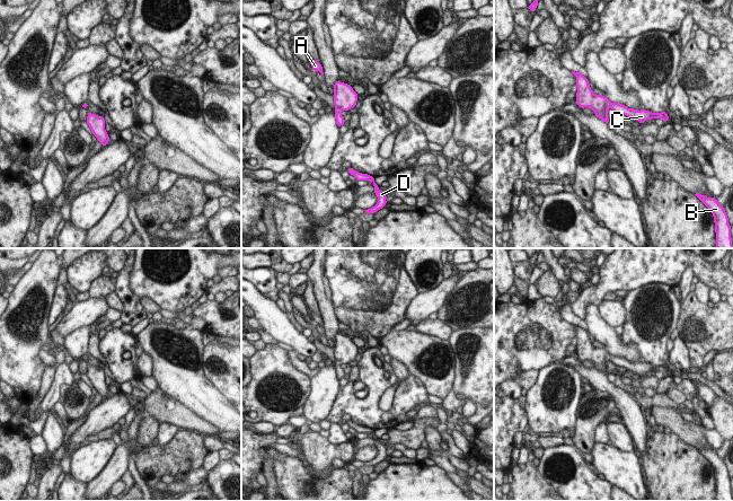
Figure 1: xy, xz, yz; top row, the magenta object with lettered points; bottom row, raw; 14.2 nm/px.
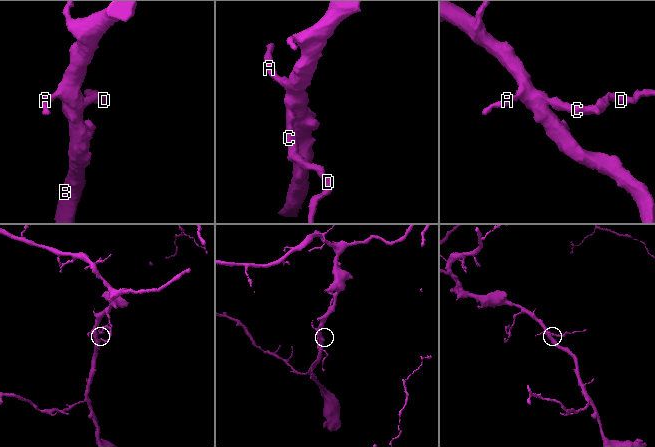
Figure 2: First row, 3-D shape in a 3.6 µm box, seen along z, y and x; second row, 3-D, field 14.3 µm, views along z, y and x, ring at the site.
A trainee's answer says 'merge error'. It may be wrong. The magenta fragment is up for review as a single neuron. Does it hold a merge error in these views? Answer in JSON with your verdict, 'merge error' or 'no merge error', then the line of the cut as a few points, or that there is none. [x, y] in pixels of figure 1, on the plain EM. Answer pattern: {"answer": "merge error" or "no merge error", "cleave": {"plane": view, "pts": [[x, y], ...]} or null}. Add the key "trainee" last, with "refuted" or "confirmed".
{"answer": "no merge error", "cleave": null, "trainee": "refuted"}

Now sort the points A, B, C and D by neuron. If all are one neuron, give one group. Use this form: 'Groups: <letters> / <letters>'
Groups: A B C D

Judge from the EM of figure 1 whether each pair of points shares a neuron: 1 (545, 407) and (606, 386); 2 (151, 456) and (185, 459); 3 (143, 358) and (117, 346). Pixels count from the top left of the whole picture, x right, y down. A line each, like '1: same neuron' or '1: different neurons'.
1: different neurons
2: same neuron
3: different neurons

